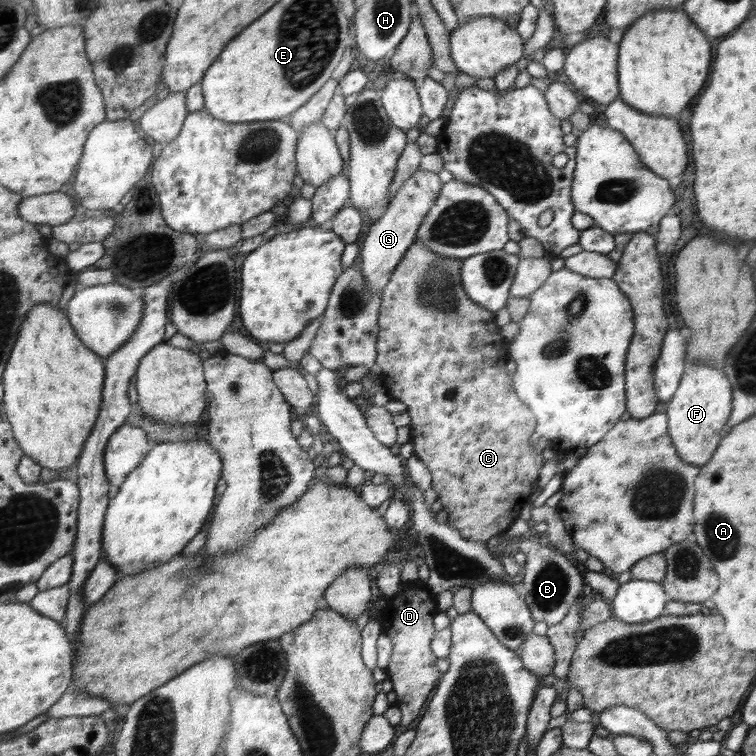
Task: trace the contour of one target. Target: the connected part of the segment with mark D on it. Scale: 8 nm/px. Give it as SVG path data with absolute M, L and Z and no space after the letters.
M401 582L398 593L389 601L389 609L381 614L382 630L393 642L393 652L385 673L392 681L392 690L396 692L394 705L401 710L401 721L394 727L396 736L414 727L424 712L422 706L426 704L430 692L436 688L438 680L442 680L438 668L434 666L437 657L430 646L436 632L432 624L432 618L438 612L436 594L432 592L432 598L428 598L422 596L424 592L414 592L414 590L420 590L420 586Z

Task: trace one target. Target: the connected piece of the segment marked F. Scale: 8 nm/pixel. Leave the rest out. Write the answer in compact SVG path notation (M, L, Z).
M684 363L685 370L676 393L663 406L667 414L667 426L671 442L680 458L693 465L706 465L724 438L730 410L734 409L734 394L730 380L720 367L708 363Z

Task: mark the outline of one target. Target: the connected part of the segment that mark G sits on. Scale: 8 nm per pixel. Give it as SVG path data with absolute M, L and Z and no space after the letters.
M416 169L389 202L386 212L369 227L368 235L362 242L362 250L358 256L362 263L364 279L370 285L372 293L382 292L388 284L394 269L408 252L410 244L414 242L422 219L434 206L440 187L442 182L438 173Z

